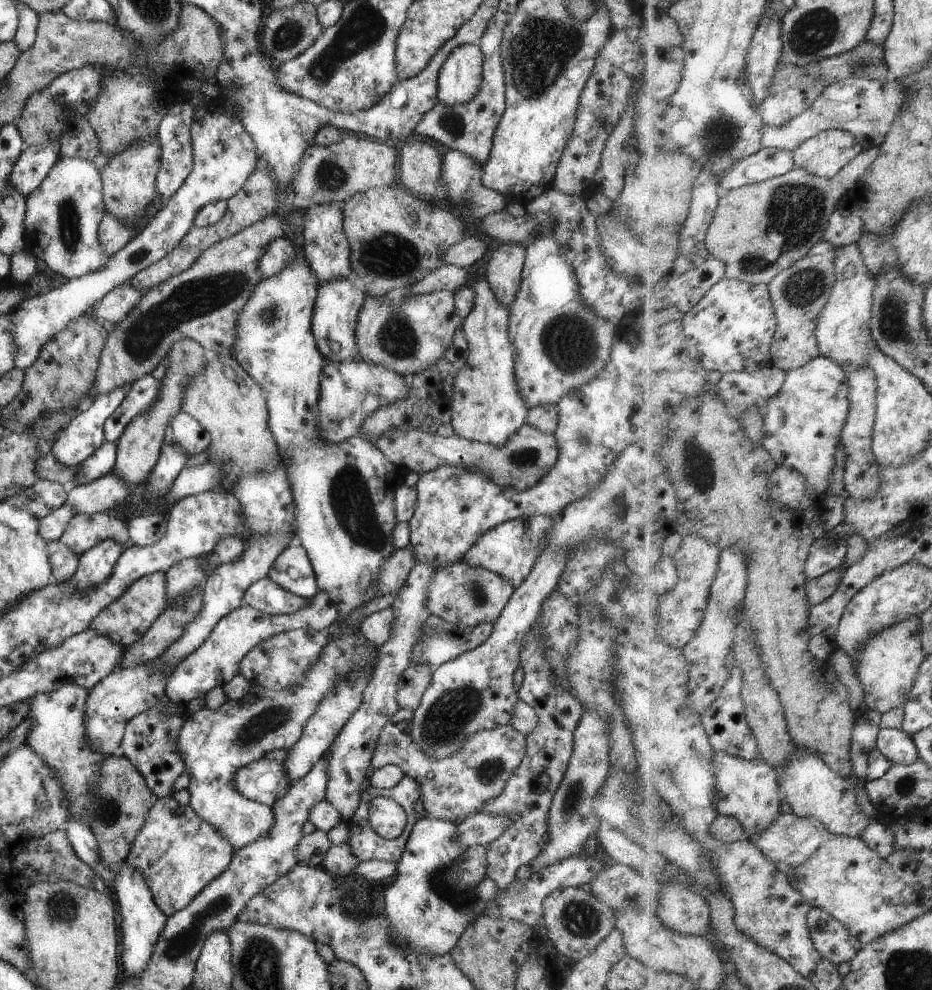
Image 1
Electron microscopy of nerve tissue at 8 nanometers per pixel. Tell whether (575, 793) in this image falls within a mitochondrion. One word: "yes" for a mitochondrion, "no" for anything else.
yes

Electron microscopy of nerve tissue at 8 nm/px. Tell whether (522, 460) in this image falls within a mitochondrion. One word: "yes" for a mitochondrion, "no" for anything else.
yes

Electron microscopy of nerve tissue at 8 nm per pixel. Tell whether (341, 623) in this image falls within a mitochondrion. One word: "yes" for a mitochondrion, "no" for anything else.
no

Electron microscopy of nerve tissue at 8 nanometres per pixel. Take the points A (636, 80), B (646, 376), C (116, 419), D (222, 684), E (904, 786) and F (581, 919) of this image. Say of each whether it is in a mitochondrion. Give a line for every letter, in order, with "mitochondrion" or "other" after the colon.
A: other
B: other
C: other
D: other
E: mitochondrion
F: mitochondrion

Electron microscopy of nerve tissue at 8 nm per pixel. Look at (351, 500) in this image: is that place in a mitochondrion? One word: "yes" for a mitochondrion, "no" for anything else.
yes

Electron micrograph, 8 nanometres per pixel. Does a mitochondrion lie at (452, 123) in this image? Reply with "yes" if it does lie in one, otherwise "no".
yes

